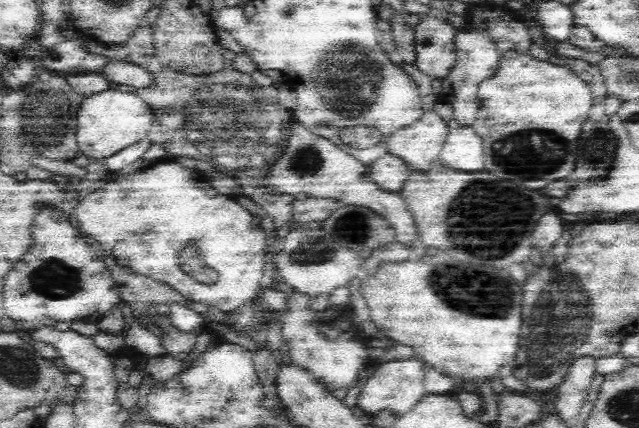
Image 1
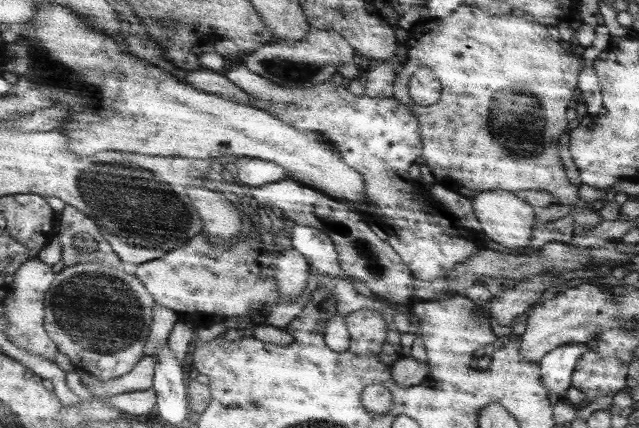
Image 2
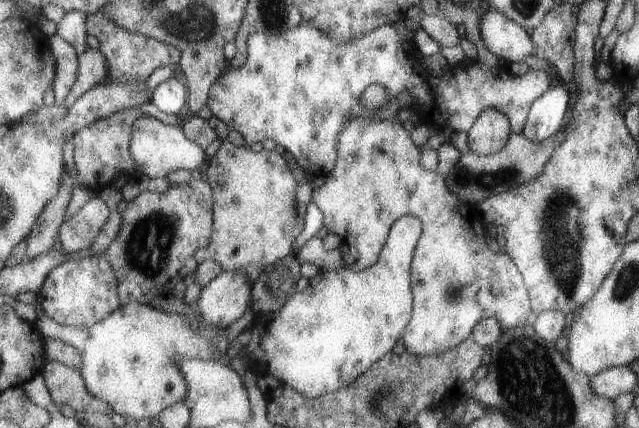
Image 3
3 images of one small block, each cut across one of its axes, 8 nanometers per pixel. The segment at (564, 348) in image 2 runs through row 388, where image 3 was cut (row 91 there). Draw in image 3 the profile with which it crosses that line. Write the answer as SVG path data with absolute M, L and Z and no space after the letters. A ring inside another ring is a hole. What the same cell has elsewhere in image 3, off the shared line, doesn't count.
M554 80L553 83L531 102L520 131L527 140L545 140L564 124L569 108L567 84Z

